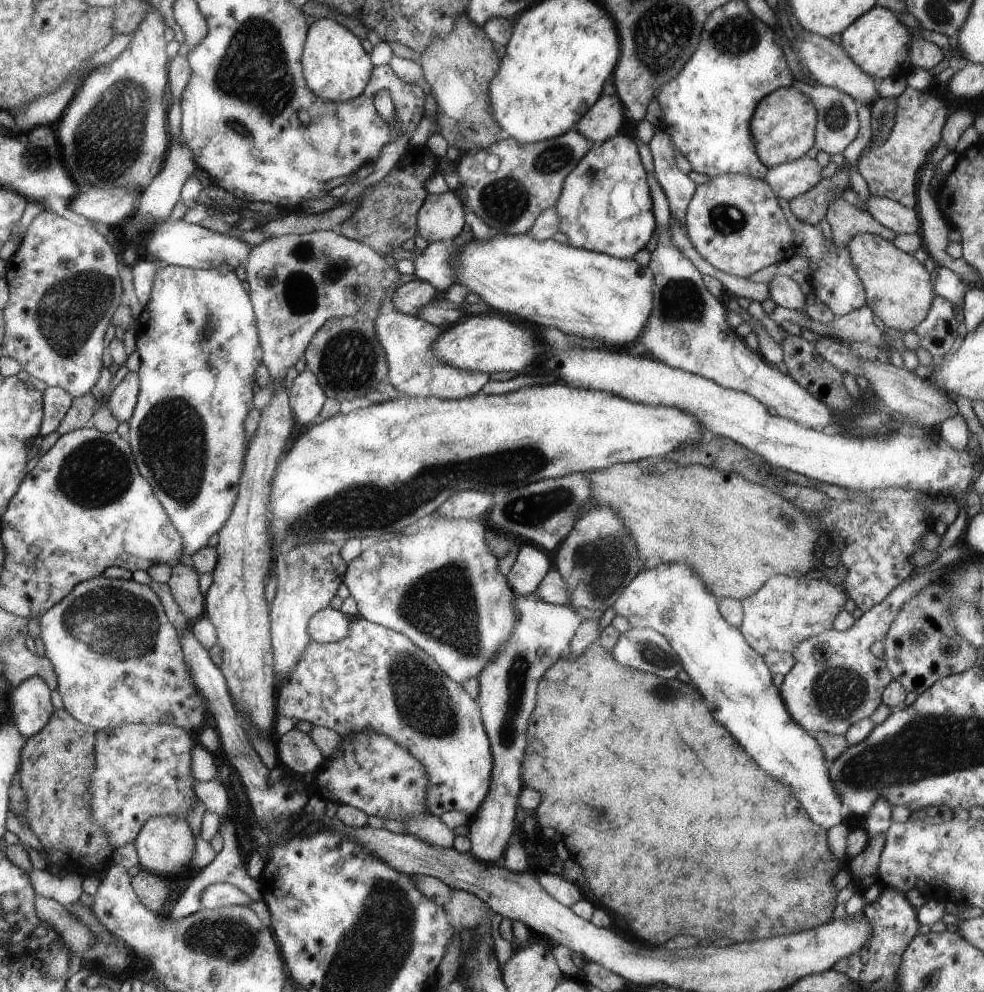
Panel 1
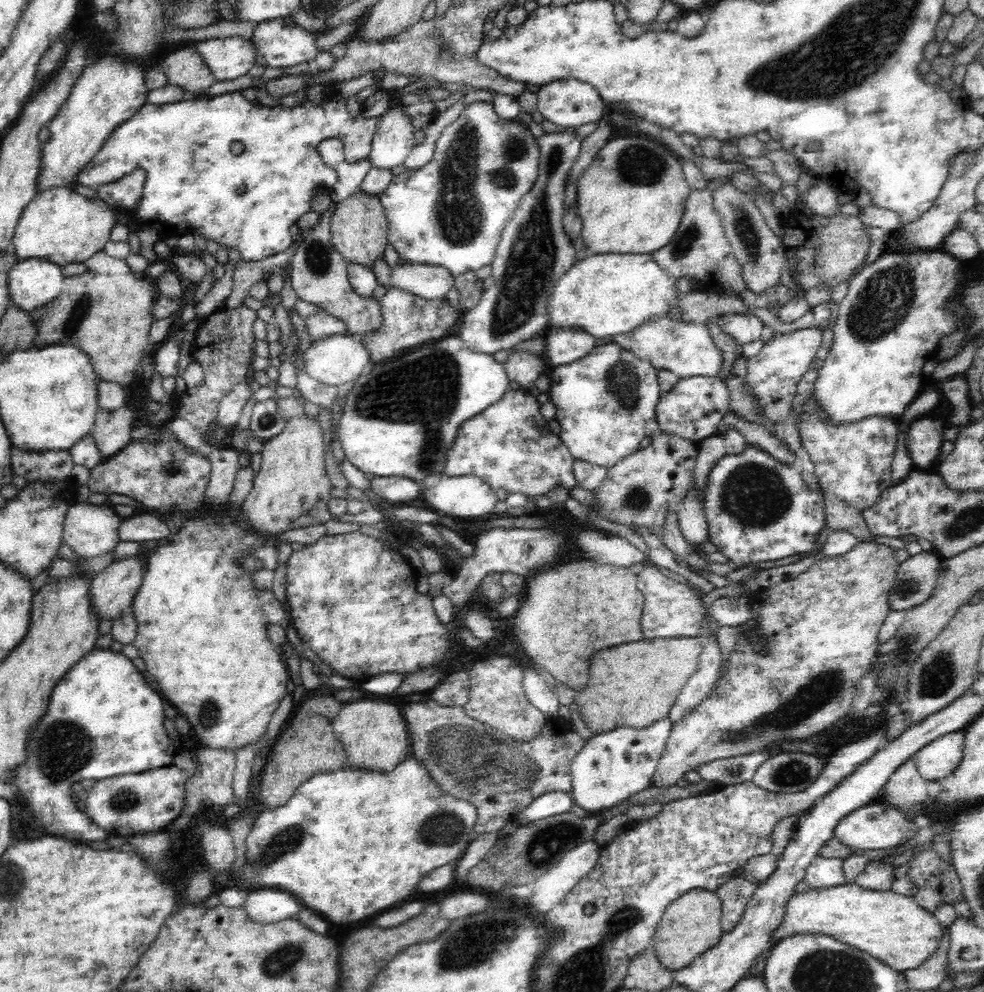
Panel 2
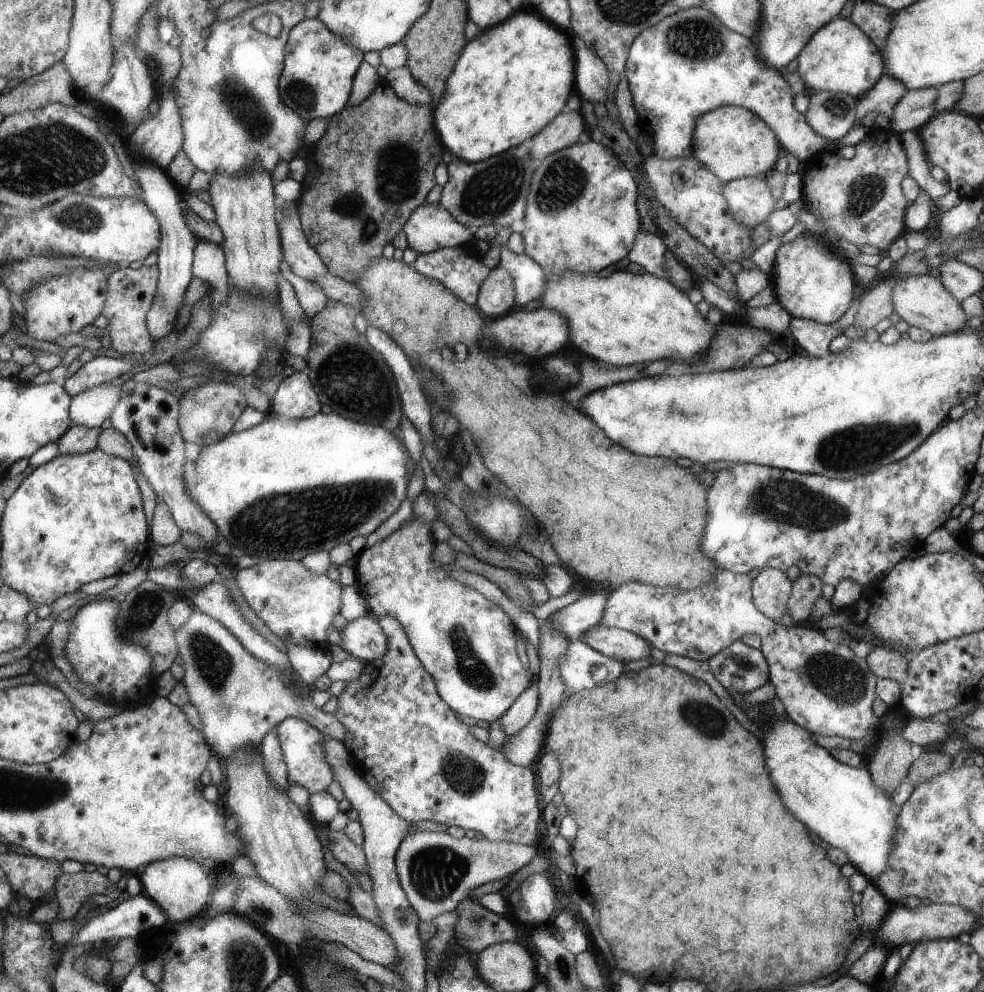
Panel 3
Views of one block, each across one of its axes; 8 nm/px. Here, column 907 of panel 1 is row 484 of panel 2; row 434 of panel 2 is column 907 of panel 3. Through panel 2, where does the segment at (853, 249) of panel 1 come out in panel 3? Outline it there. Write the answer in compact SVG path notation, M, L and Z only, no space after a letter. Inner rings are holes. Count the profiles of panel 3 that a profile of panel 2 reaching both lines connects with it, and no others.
M928 273L896 279L891 298L894 312L901 320L907 322L910 327L920 327L931 332L934 337L958 332L960 329L968 327L965 325L968 319L960 306L960 302L944 288L941 280L928 275Z

